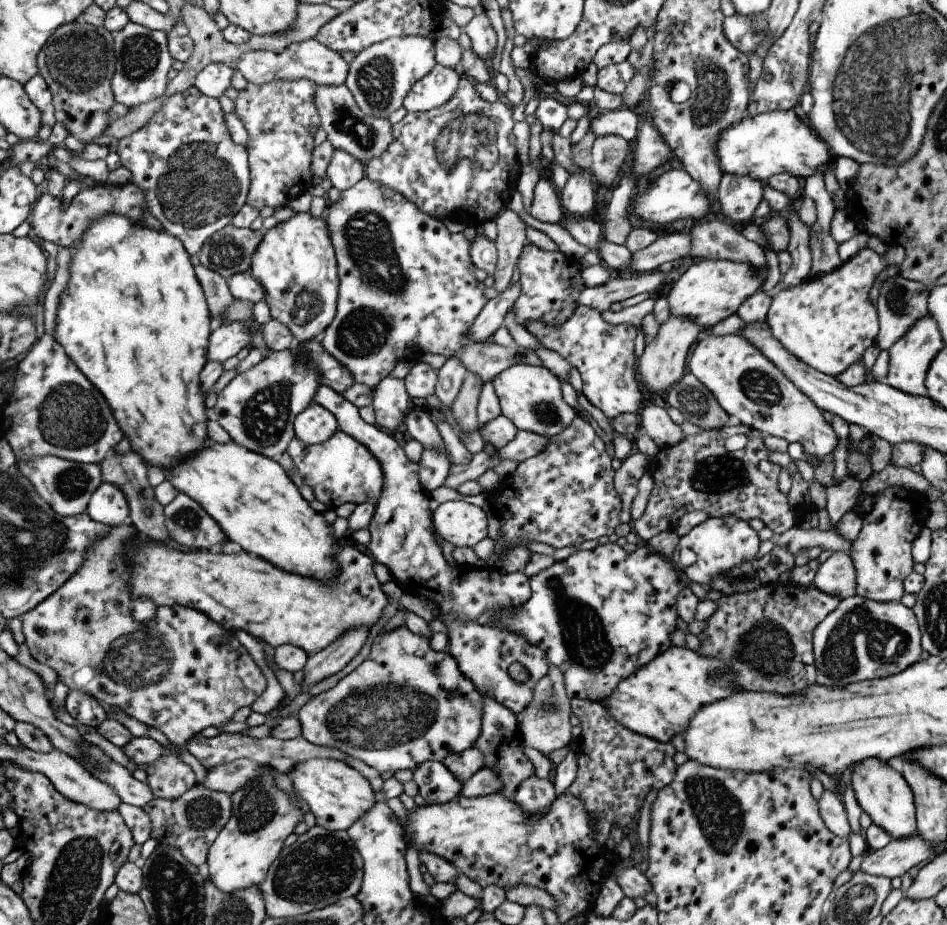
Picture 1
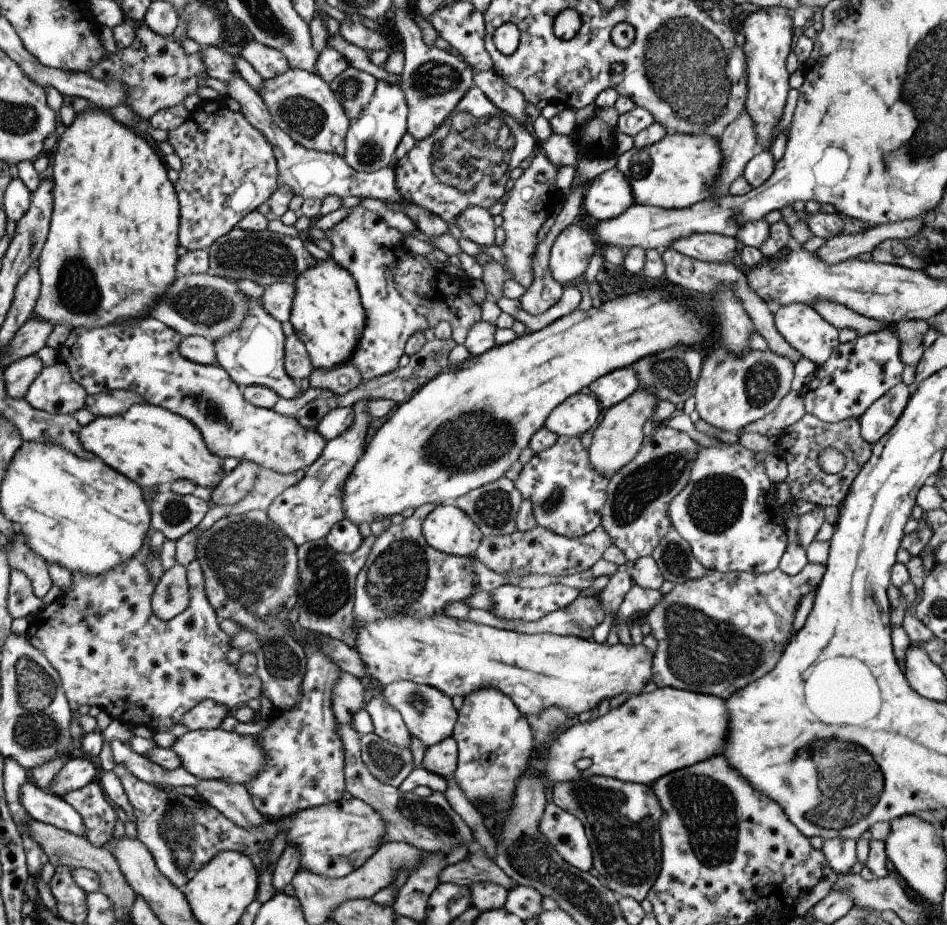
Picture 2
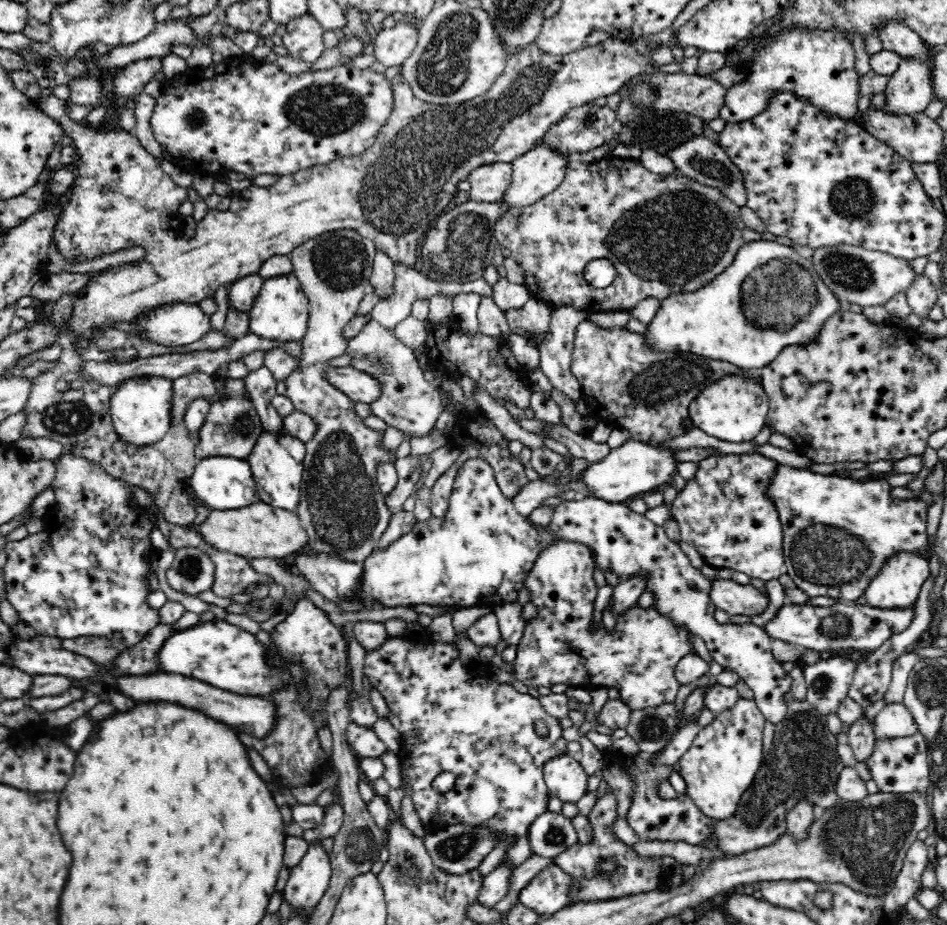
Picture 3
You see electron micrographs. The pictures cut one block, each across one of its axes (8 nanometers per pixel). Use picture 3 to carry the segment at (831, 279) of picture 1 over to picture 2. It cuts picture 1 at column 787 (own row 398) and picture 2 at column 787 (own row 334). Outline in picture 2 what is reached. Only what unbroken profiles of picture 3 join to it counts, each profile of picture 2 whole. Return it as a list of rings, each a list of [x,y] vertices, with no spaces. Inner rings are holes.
[[[789,304],[776,308],[772,314],[775,330],[788,346],[791,346],[802,358],[813,362],[813,365],[823,365],[830,356],[830,352],[838,346],[838,331],[830,326],[810,306],[803,304]]]

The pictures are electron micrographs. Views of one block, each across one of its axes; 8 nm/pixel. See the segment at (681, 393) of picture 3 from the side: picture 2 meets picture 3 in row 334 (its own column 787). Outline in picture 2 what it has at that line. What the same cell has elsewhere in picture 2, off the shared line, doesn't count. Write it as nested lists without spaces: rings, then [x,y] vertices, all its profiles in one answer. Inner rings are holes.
[[[805,564],[795,576],[787,576],[778,569],[772,572],[727,572],[707,569],[701,578],[685,580],[659,598],[655,606],[639,616],[646,623],[657,642],[653,652],[651,680],[656,687],[667,687],[711,695],[727,700],[735,690],[741,690],[755,678],[761,678],[779,660],[782,649],[794,636],[791,625],[799,602],[805,594],[813,592],[824,574],[821,564]]]

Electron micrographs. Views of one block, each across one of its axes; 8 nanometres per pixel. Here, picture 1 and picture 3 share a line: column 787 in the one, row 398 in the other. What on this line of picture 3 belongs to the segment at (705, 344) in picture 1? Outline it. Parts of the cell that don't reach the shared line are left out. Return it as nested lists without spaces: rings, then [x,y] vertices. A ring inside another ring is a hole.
[[[370,320],[363,332],[349,340],[346,353],[355,356],[352,367],[378,377],[382,383],[384,392],[380,400],[372,404],[374,416],[382,418],[388,426],[404,429],[408,438],[424,436],[434,428],[444,409],[441,388],[423,379],[414,351],[394,339],[394,330],[386,331],[375,320]]]

